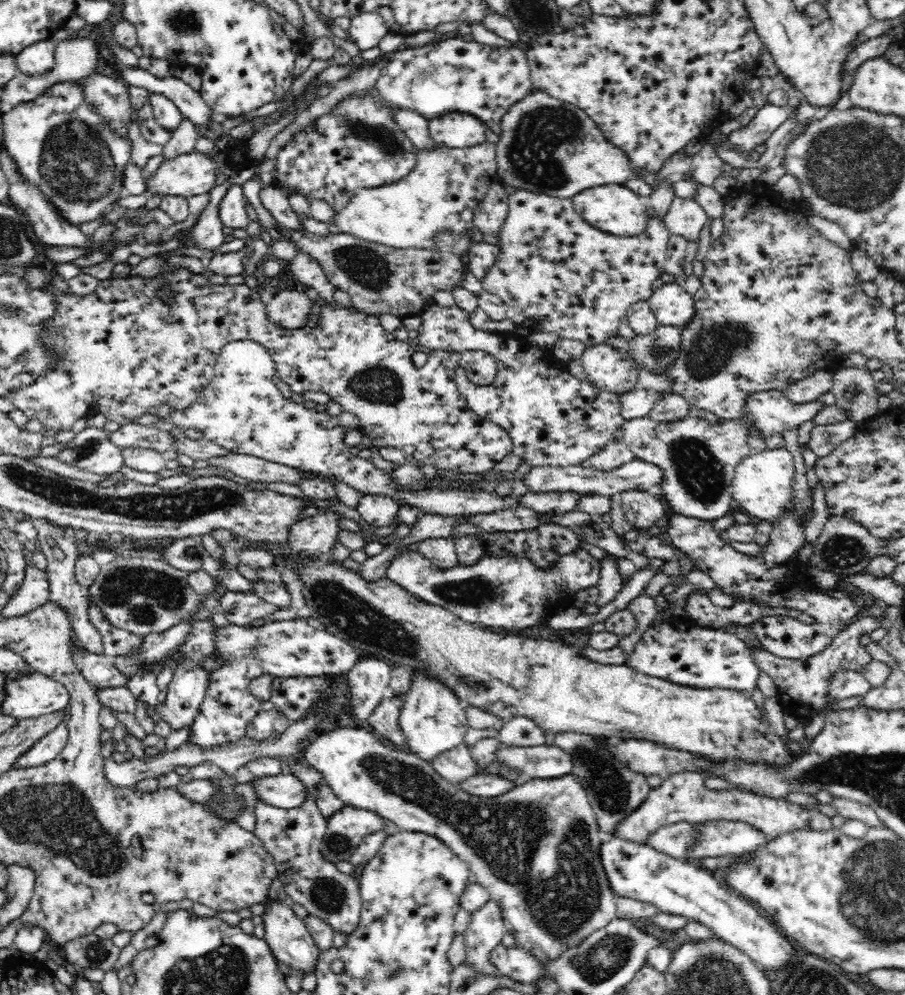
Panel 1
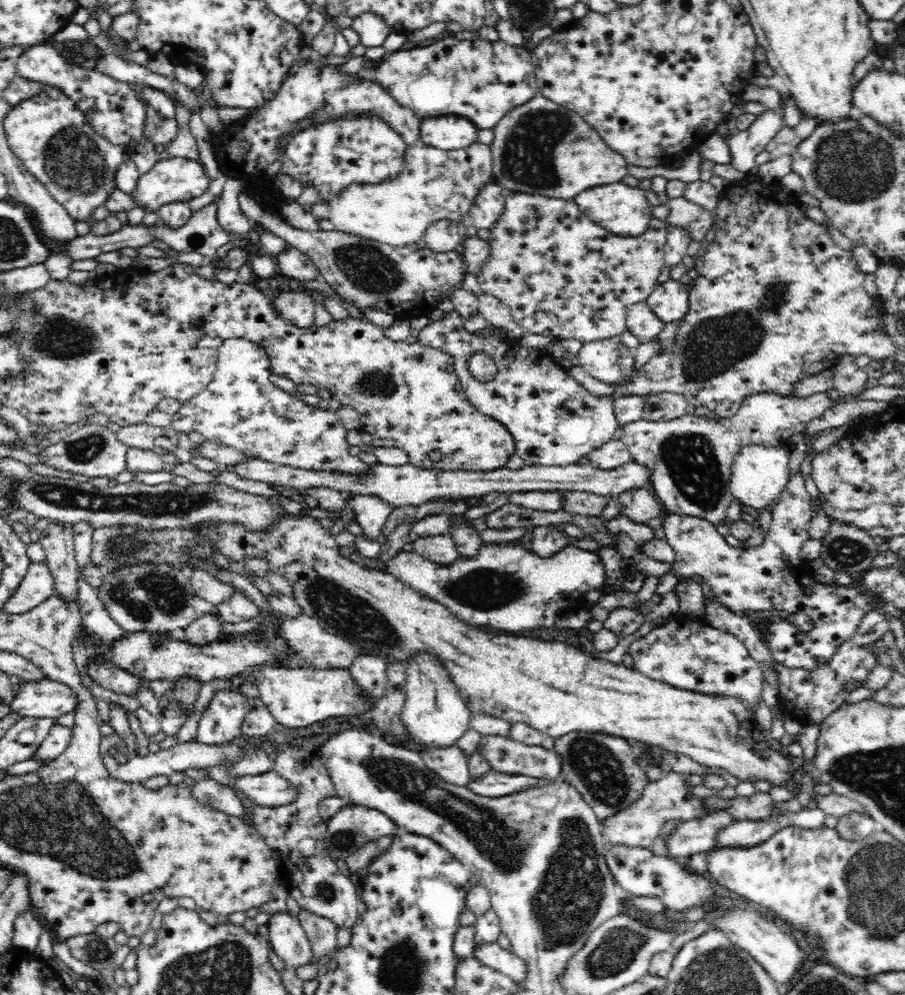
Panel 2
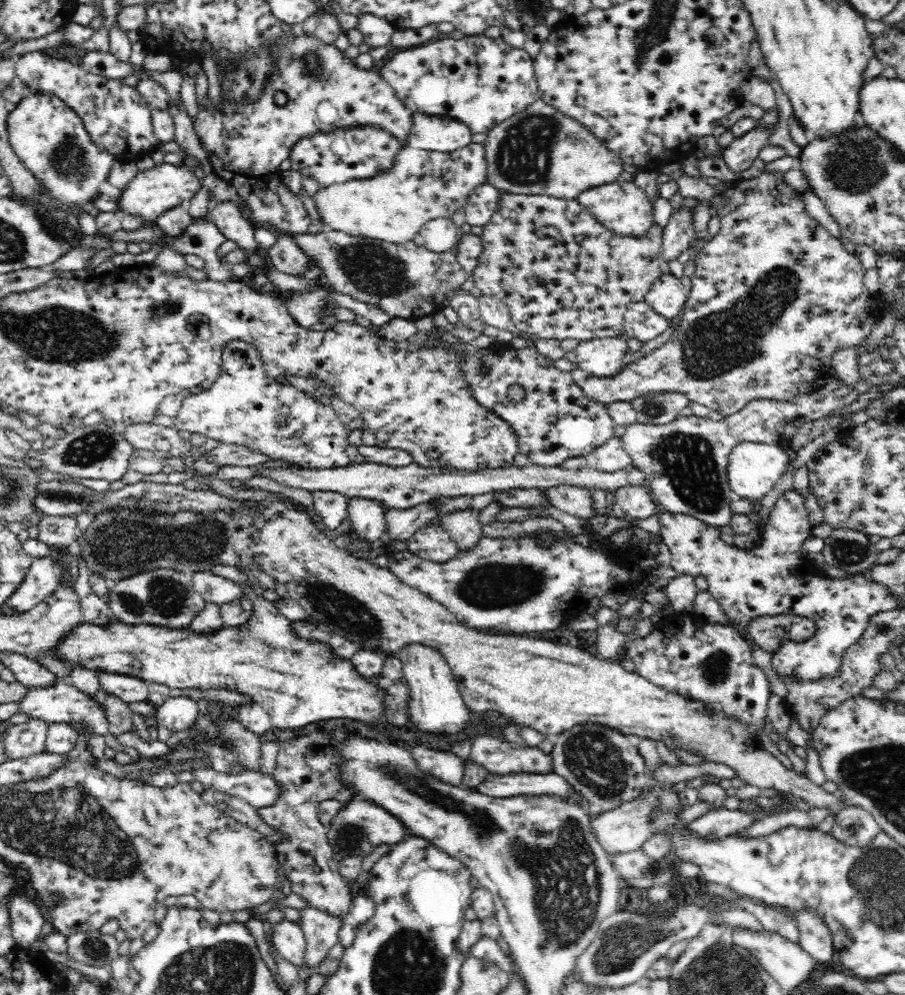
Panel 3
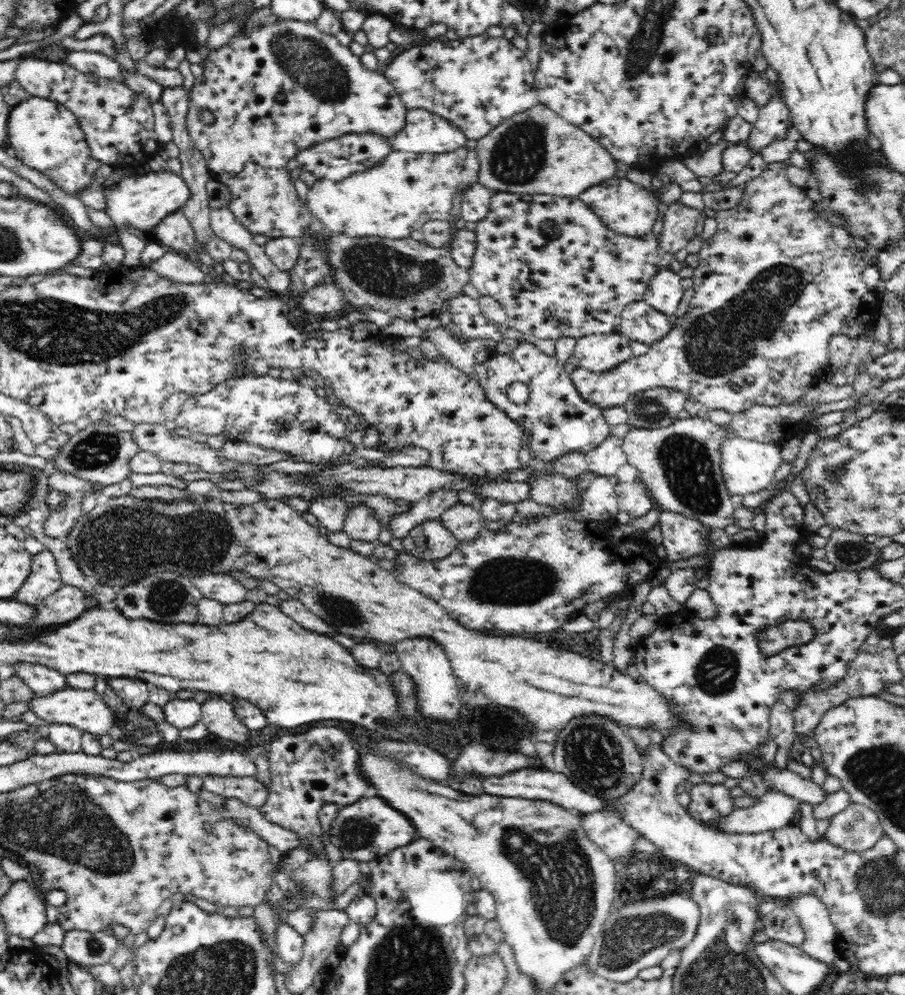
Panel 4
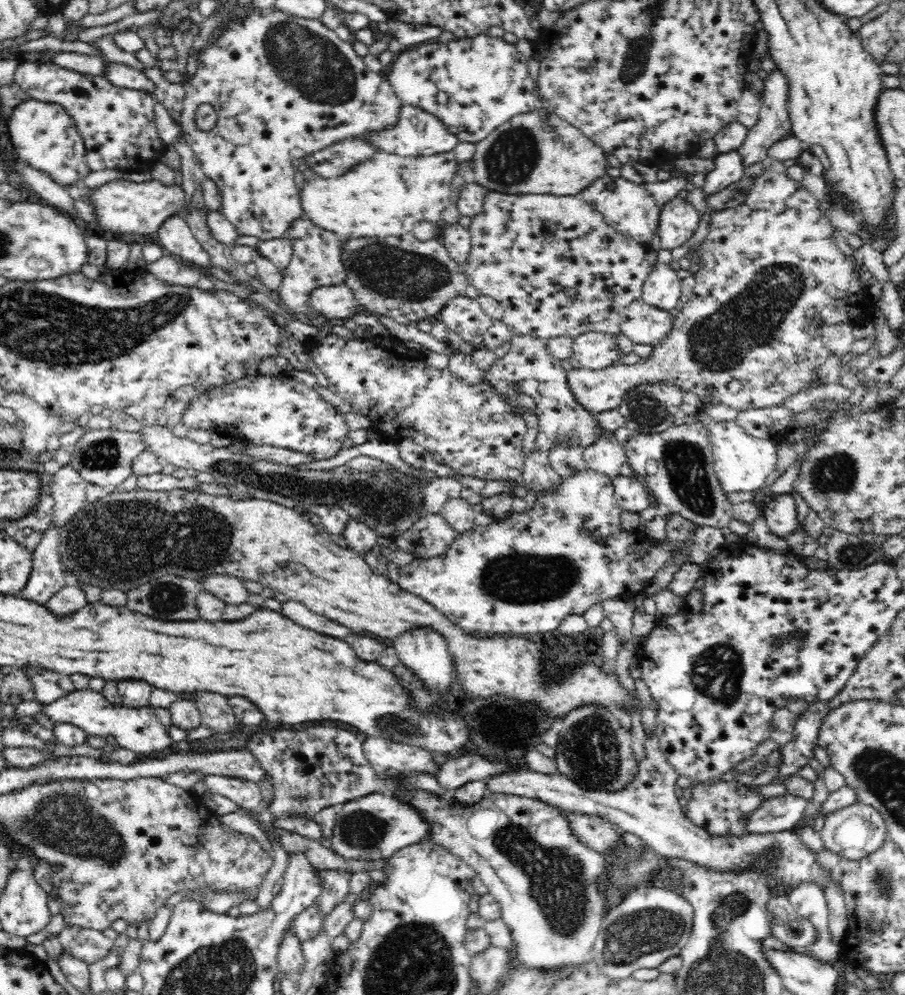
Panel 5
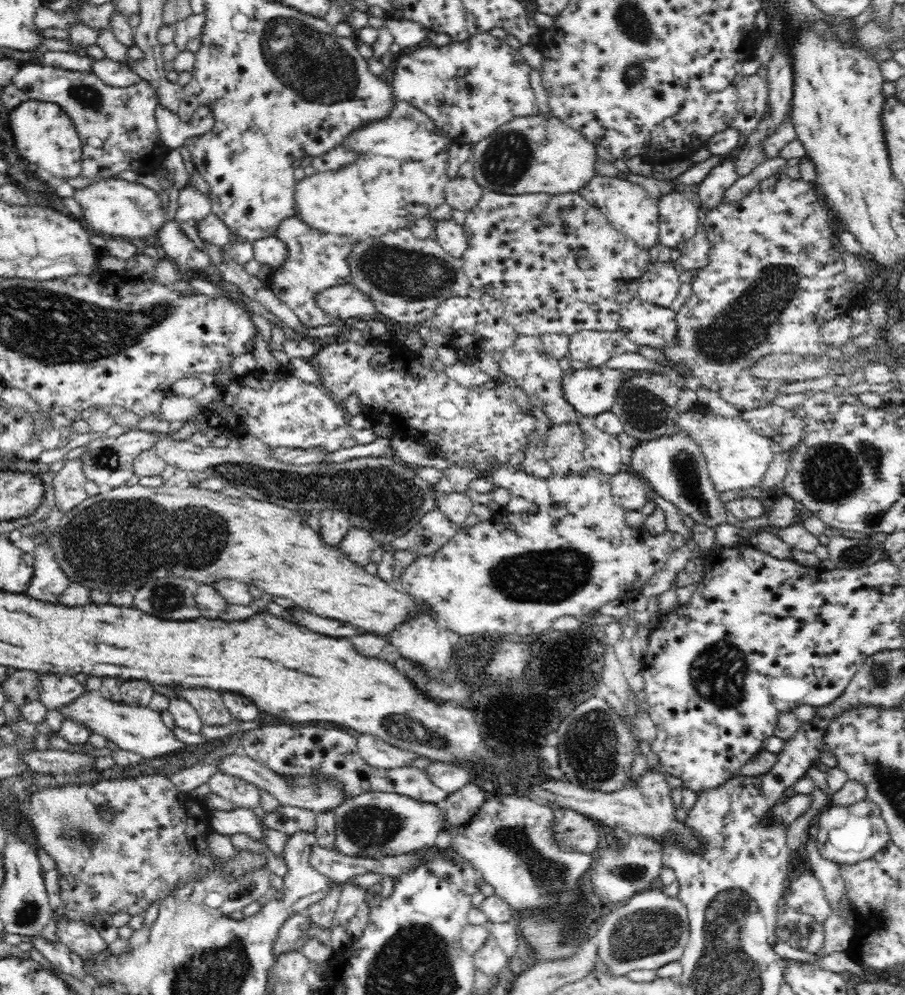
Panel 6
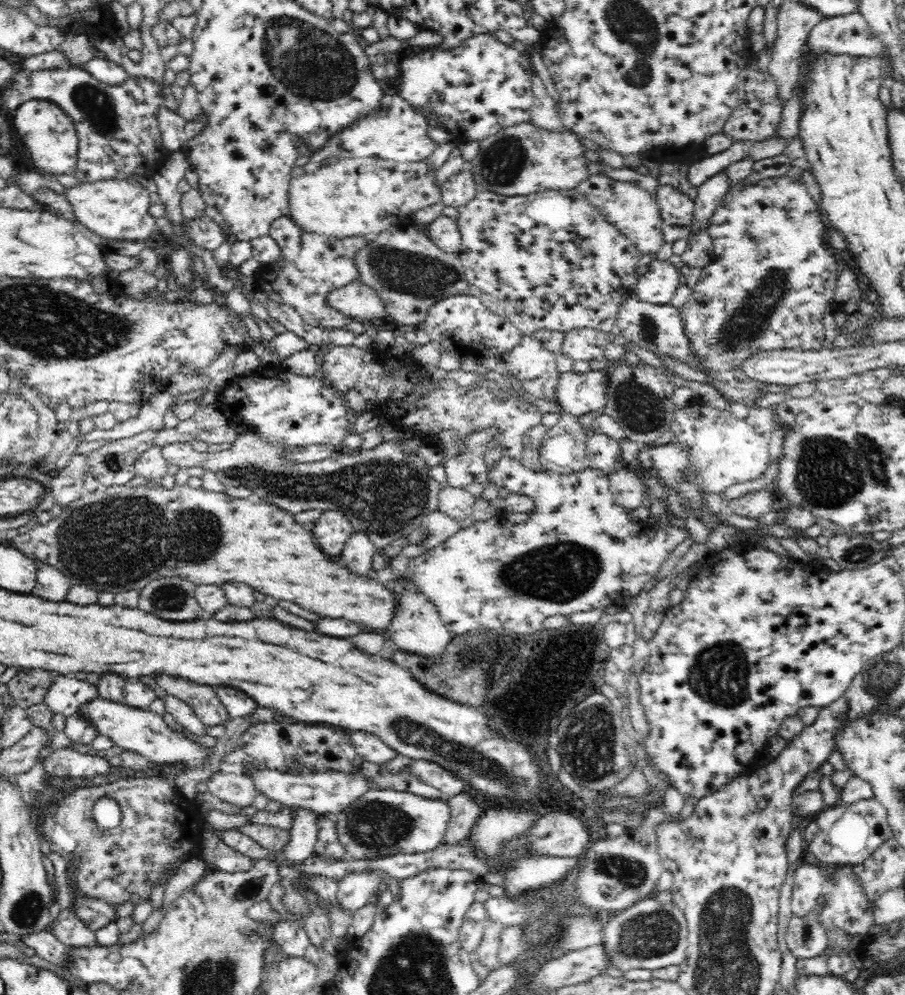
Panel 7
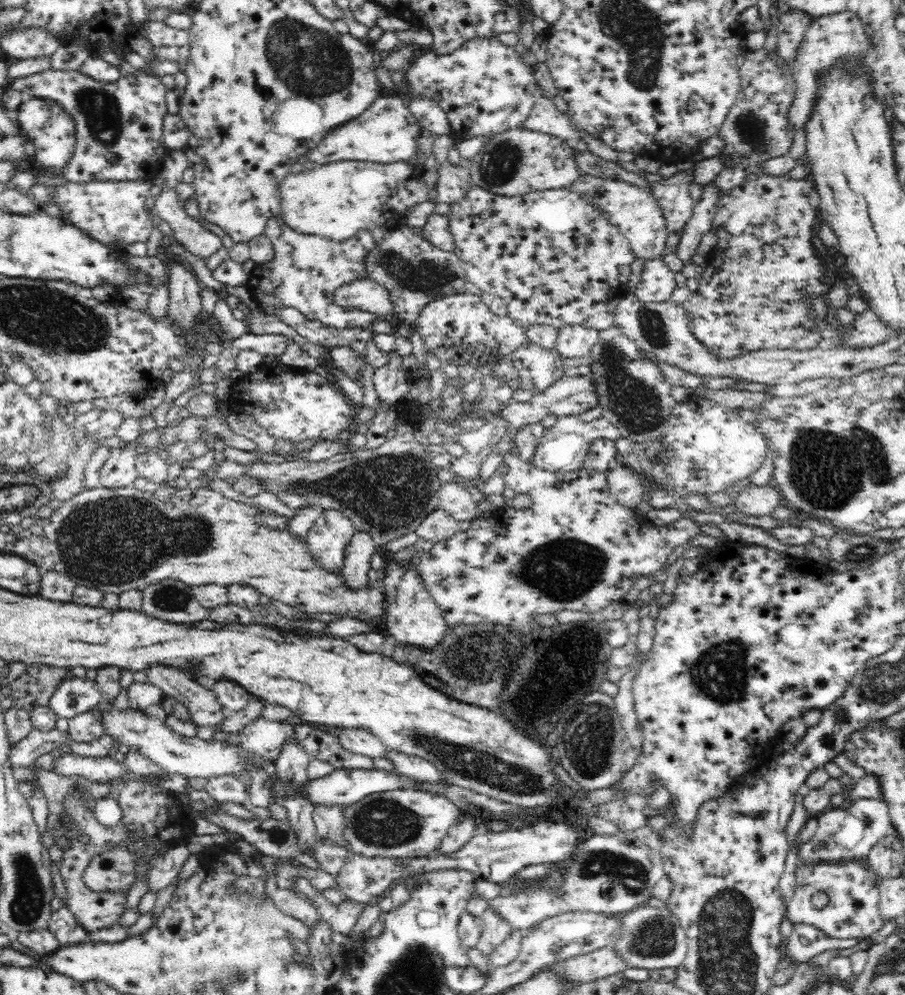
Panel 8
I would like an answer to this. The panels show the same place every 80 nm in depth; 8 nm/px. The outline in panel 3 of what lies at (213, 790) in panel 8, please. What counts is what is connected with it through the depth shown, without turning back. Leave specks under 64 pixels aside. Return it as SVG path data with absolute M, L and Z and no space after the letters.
M198 769L193 775L206 789L238 797L257 809L272 806L280 796L280 785L274 781L274 777L260 771L232 774L214 769Z

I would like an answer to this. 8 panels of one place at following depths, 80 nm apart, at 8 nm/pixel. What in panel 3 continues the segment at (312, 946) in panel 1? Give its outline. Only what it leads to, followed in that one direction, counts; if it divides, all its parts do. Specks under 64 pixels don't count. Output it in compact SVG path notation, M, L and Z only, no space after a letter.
M285 918L273 926L271 940L284 959L296 967L303 964L306 950L306 939L298 923L290 922Z

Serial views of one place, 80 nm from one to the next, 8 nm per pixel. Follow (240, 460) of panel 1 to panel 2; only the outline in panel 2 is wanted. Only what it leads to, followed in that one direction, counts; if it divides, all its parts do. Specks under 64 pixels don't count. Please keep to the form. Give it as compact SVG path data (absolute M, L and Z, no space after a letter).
M248 459L235 466L235 473L248 480L287 486L296 490L308 488L330 488L342 494L352 496L376 496L384 500L393 509L404 506L418 507L429 501L445 499L468 499L483 497L491 492L512 493L525 491L562 492L583 491L606 497L620 497L622 493L646 491L650 488L650 469L632 461L615 469L602 470L592 465L578 463L566 466L524 465L513 470L508 467L487 471L438 470L423 469L411 462L402 466L383 465L380 463L368 466L364 473L352 475L328 470L304 470L283 464L266 462L262 459Z

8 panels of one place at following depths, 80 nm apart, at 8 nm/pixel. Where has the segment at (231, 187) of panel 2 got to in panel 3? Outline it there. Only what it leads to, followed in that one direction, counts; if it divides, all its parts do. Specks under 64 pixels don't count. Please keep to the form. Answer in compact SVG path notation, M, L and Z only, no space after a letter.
M232 201L212 204L208 218L222 232L226 240L231 240L238 248L250 252L250 256L258 255L259 244L256 242L254 226L248 222L237 204Z

